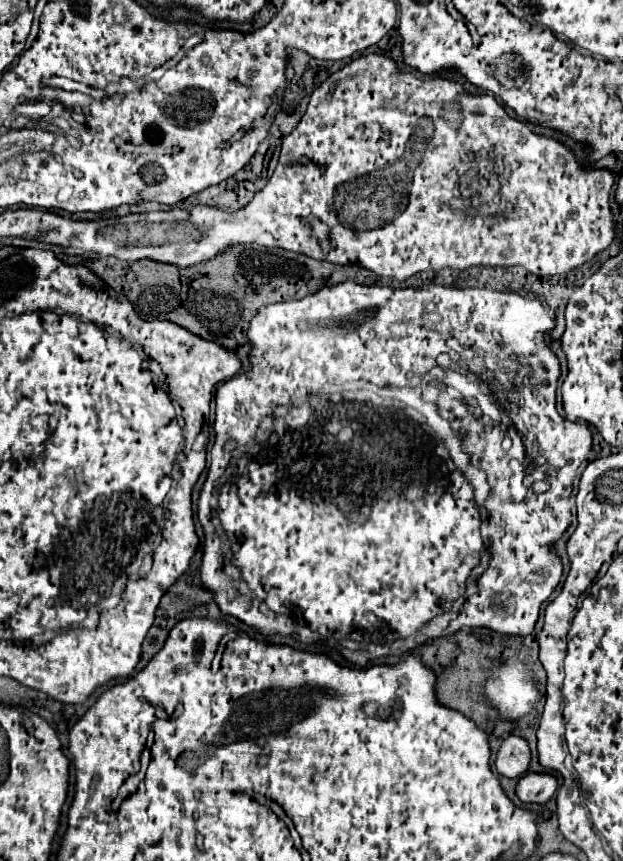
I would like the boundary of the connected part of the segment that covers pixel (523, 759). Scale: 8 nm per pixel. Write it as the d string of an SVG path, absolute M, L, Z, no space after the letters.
M508 736L496 756L496 768L500 774L508 778L516 778L518 774L522 776L528 766L530 766L530 748L528 742L520 736Z

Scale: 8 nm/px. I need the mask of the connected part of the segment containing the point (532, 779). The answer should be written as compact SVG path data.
M526 772L516 786L516 796L526 804L546 804L556 790L558 790L556 776Z

